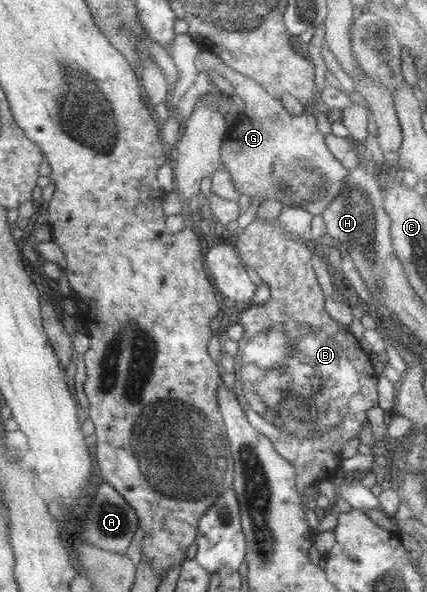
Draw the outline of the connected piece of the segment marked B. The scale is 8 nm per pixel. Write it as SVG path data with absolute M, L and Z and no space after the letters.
M277 219L270 223L262 223L262 221L253 220L246 228L242 230L242 234L233 239L233 245L237 248L238 256L246 263L246 266L250 266L256 274L258 274L263 282L270 290L270 300L264 302L262 305L251 305L237 309L239 321L243 328L243 335L240 340L237 340L237 351L233 356L233 374L236 376L236 382L234 384L234 391L237 400L240 402L241 407L245 411L245 416L248 421L262 436L269 437L269 440L273 444L273 448L282 457L285 457L287 461L296 469L296 489L299 493L304 490L310 484L316 484L323 480L332 480L336 472L340 467L340 453L342 447L349 440L357 438L360 428L363 426L370 426L368 418L366 417L366 410L377 406L377 375L372 367L372 361L368 358L368 354L360 348L359 340L357 340L344 325L338 324L335 320L330 318L330 315L326 314L324 308L324 297L316 282L316 276L314 270L310 265L310 254L312 250L309 250L305 246L304 240L288 233L280 227Z

